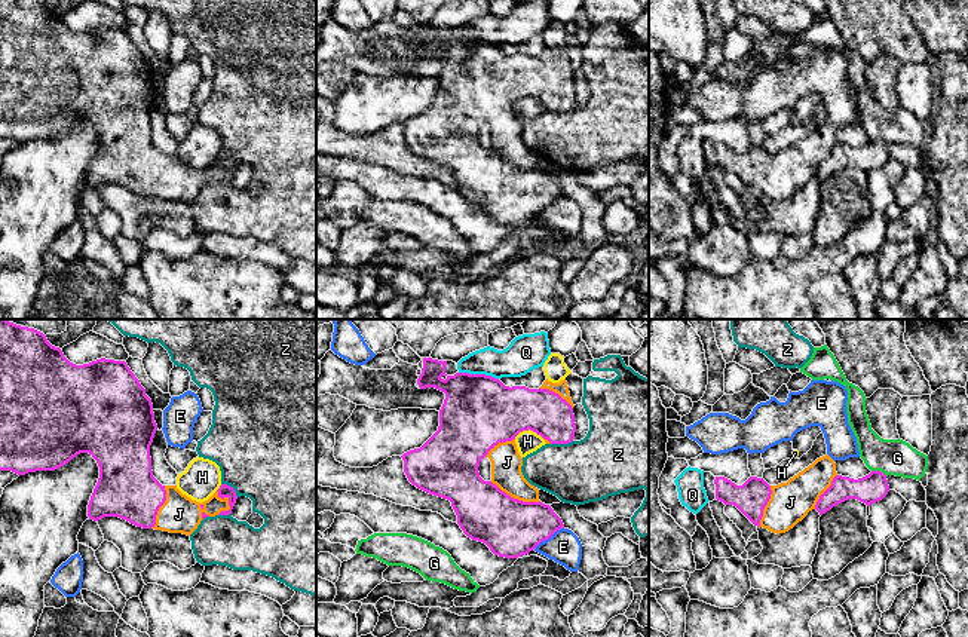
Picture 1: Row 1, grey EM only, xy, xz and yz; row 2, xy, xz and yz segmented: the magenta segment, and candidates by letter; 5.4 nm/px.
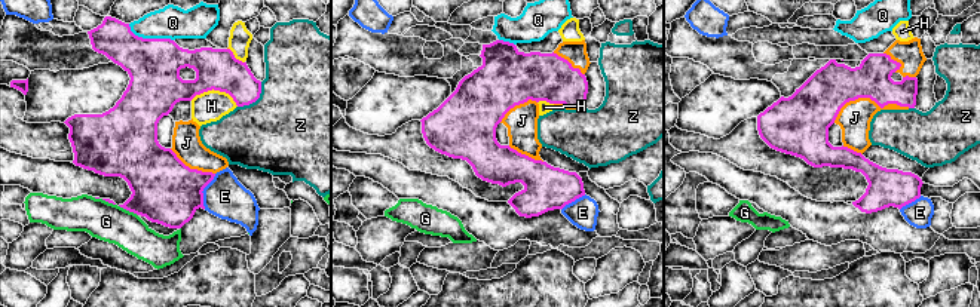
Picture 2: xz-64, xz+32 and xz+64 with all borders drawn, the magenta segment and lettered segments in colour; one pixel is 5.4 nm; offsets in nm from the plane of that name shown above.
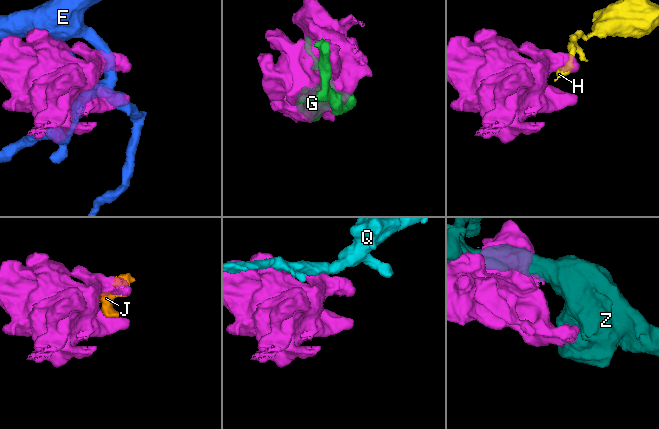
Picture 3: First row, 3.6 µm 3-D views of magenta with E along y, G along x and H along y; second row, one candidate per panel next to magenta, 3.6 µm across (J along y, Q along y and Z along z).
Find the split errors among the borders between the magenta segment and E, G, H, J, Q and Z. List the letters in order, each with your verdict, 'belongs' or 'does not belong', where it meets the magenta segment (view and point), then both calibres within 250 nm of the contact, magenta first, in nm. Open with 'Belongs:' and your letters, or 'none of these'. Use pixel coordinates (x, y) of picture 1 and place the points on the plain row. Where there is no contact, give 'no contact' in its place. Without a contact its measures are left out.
Belongs: J
E: does not belong | xz (548, 205) | 320/180 nm
G: does not belong | yz (879, 138) | 160/190 nm
H: does not belong | xz (529, 95) | 360/130 nm
J: belongs | xz (515, 167) | 320/160 nm
Q: does not belong | xz (478, 42) | 400/180 nm
Z: does not belong | xz (561, 110) | 240/340 nm

